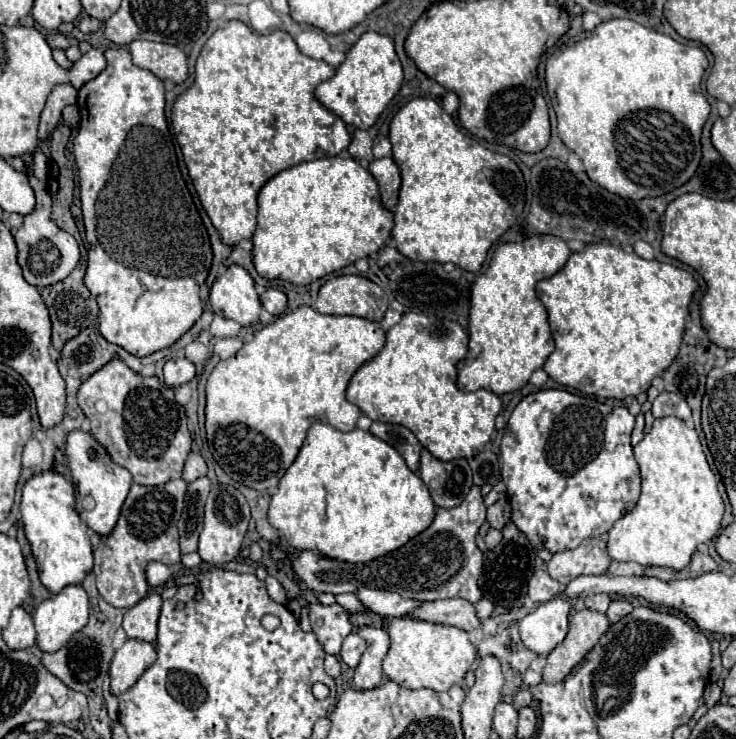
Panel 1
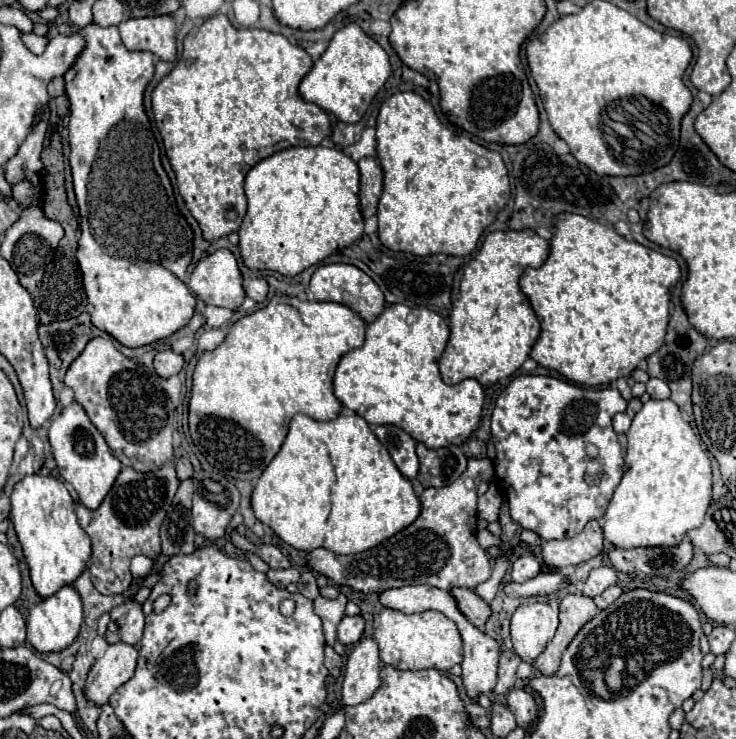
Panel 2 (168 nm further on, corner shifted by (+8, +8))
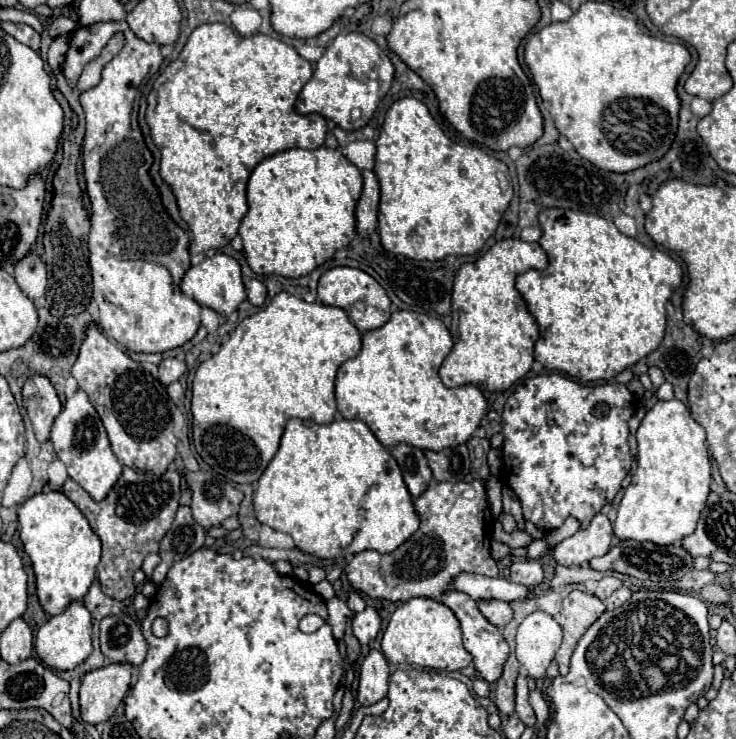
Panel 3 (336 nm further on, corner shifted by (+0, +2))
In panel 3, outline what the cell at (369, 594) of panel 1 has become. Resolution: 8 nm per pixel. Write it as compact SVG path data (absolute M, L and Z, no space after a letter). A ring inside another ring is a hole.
M450 590L450 592L446 592L442 596L442 602L446 606L450 606L454 610L454 614L458 616L458 620L462 624L462 634L464 634L464 648L474 656L474 666L476 666L478 674L486 682L496 682L500 678L502 666L504 666L504 662L508 658L508 644L506 644L502 632L484 618L484 614L476 606L476 600L472 600L468 594Z

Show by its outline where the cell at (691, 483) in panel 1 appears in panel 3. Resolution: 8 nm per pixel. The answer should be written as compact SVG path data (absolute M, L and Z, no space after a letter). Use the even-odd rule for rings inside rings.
M658 400L644 416L636 432L638 470L626 488L614 520L620 540L648 540L654 544L680 542L692 534L710 494L712 462L706 448L704 428L690 416L680 400Z

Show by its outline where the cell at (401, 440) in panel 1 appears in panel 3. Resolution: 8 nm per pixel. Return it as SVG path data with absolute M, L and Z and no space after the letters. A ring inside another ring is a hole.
M400 444L400 446L390 448L390 454L396 458L402 470L402 476L404 476L404 482L408 486L412 500L416 500L432 482L432 470L428 466L424 452L414 446Z

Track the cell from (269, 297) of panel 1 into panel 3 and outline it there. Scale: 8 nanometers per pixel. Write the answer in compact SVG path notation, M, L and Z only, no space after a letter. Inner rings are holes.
M250 280L246 284L246 300L252 304L252 306L262 306L264 300L266 300L266 286L264 282L260 280Z

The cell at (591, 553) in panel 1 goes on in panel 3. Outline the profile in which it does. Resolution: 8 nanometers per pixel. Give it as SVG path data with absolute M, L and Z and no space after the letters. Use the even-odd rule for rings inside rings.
M596 514L588 528L578 530L574 536L562 540L552 556L562 566L578 566L596 556L604 556L612 542L612 522L606 514Z

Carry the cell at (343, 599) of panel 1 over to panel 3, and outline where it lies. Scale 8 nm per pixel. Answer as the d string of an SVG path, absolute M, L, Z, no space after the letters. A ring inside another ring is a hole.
M412 598L396 608L382 636L382 652L388 662L440 672L454 672L472 664L472 654L462 644L462 630L456 614L446 604L432 598Z

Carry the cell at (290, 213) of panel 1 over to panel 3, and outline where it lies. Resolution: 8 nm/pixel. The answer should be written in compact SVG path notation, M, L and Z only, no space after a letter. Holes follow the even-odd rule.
M320 146L316 150L292 148L264 158L250 174L248 180L248 212L240 224L244 254L256 274L278 274L298 278L310 274L314 268L334 256L334 250L346 248L356 238L354 208L362 194L362 174L346 160L338 148Z

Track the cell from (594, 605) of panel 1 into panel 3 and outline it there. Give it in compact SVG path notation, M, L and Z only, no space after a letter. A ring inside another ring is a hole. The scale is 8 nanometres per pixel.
M604 576L600 582L598 582L598 588L596 588L596 596L600 600L606 600L614 590L618 590L622 586L622 582L616 578L616 576Z

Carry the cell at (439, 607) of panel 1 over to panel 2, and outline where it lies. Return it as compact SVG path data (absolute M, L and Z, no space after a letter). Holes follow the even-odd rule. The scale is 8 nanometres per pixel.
M452 588L450 594L456 598L456 604L460 606L460 612L476 628L484 628L484 624L490 616L490 606L478 594L474 594L474 590L468 590L468 588Z

